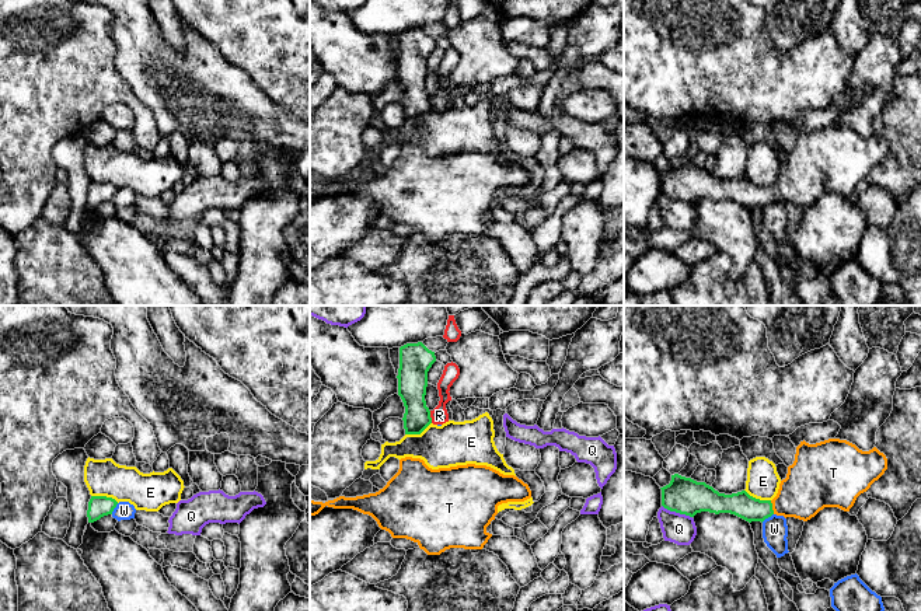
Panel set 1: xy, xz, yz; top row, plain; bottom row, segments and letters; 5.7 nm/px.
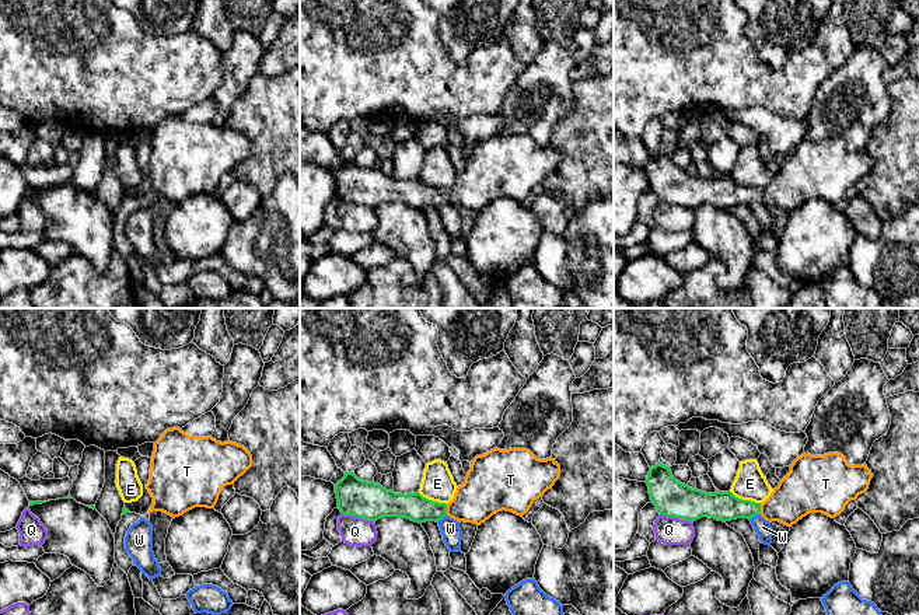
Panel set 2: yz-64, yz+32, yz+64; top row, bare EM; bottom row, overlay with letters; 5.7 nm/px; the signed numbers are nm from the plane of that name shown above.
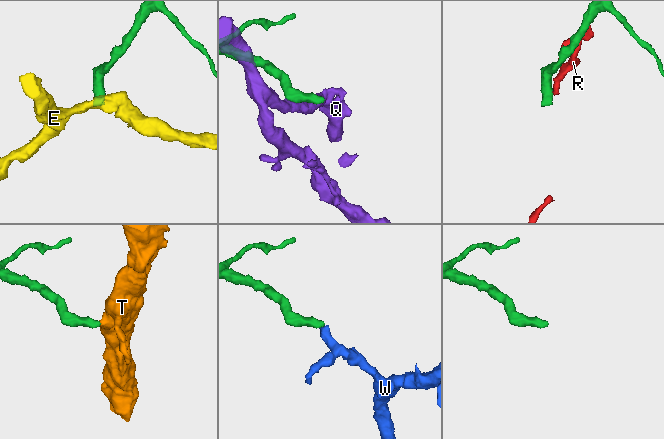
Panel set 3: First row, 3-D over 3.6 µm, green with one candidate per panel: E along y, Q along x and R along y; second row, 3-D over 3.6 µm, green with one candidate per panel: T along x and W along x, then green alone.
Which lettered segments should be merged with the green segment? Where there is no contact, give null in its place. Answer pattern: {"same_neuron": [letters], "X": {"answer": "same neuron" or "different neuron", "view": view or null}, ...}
{"same_neuron": ["T"], "E": {"answer": "different neuron", "view": "xy"}, "Q": {"answer": "different neuron", "view": "yz"}, "R": {"answer": "different neuron", "view": "xz"}, "T": {"answer": "same neuron", "view": "yz"}, "W": {"answer": "different neuron", "view": "yz"}}

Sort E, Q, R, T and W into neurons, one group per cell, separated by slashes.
E / Q / R W / T

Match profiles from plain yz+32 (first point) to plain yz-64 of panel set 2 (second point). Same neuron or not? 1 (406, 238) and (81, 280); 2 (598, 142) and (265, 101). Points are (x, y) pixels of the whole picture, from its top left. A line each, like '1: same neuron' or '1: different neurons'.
1: different neurons
2: same neuron

